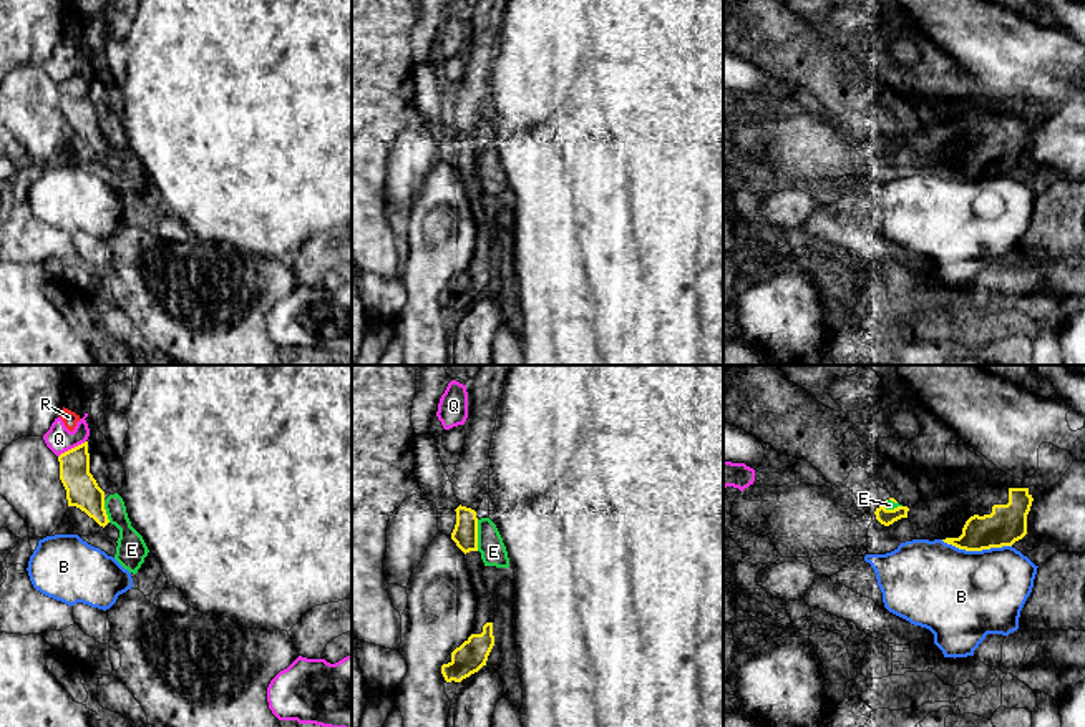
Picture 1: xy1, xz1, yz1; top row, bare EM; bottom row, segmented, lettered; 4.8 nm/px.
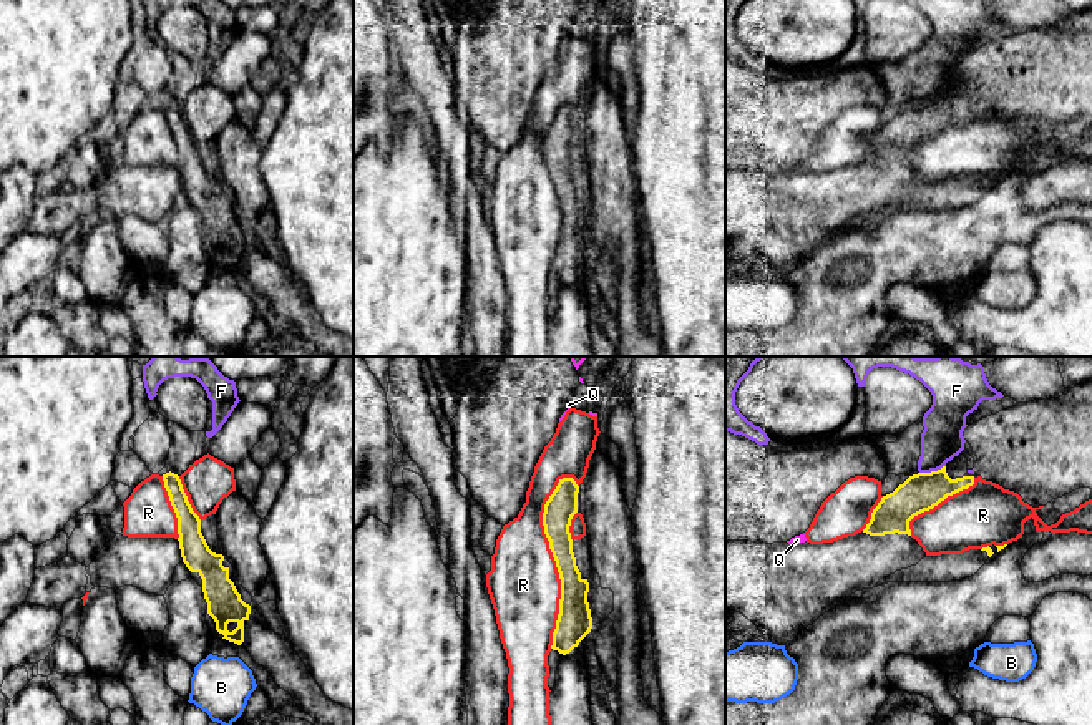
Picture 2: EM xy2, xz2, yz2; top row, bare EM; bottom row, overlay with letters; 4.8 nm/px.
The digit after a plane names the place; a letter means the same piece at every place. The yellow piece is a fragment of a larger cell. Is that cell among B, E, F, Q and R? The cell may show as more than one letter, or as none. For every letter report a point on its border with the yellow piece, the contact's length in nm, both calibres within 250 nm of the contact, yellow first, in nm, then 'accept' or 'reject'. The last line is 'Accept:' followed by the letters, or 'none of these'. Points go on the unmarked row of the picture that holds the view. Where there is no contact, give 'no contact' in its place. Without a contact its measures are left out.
B: meets yellow in yz1 at (976, 178); contact 340 nm long; 190 nm thick on the yellow side, 440 nm on the other; reject
E: meets yellow in xz1 at (476, 163); contact 150 nm long; 120 nm thick on the yellow side, 130 nm on the other; reject
F: meets yellow in yz2 at (931, 100); contact 130 nm long; 180 nm thick on the yellow side, 200 nm on the other; reject
Q: meets yellow in xy1 at (72, 77); contact 160 nm long; 160 nm thick on the yellow side, 140 nm on the other; reject
R: meets yellow in xz2 at (555, 188); contact 850 nm long; 150 nm thick on the yellow side, 340 nm on the other; reject
Accept: none of these

